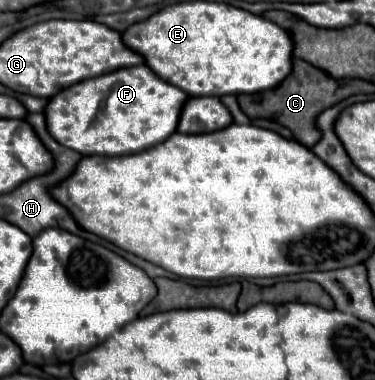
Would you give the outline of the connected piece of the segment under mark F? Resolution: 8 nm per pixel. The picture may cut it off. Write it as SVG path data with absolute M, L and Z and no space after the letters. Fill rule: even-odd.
M136 65L62 89L48 99L44 117L52 137L80 155L128 155L168 139L186 99L182 89L162 81L146 65Z

